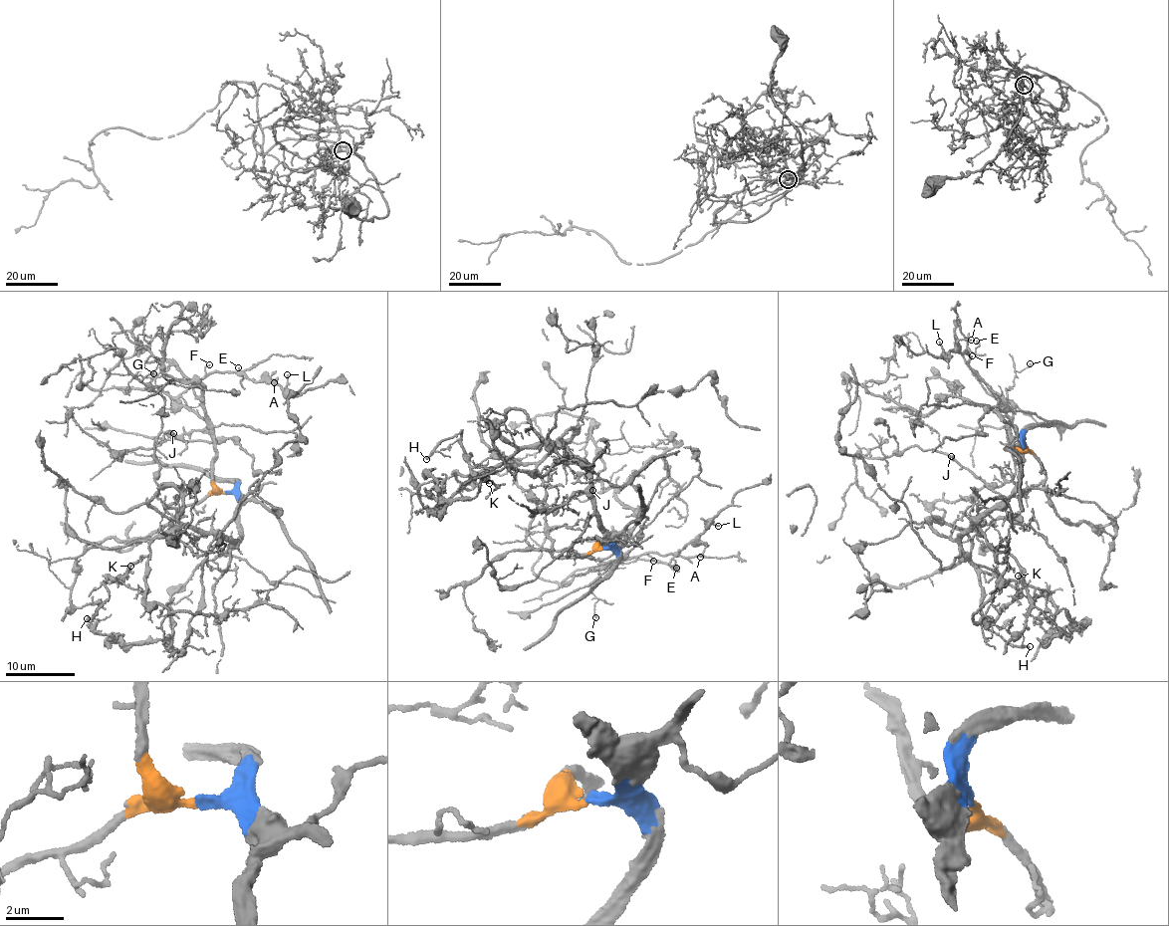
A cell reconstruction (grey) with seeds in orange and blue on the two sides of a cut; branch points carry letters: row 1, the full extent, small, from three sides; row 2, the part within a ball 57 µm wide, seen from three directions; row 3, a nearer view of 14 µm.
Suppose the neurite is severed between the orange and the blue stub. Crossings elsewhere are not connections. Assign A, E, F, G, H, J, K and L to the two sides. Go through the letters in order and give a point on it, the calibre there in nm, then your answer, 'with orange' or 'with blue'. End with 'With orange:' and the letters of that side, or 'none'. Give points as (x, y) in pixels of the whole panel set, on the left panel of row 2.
A: (274, 382) | 140 nm | with orange
E: (238, 367) | 110 nm | with orange
F: (209, 364) | 100 nm | with orange
G: (153, 373) | 160 nm | with orange
H: (87, 618) | 170 nm | with blue
J: (173, 433) | 240 nm | with orange
K: (130, 566) | 180 nm | with blue
L: (287, 374) | 120 nm | with orange
With orange: A, E, F, G, J, L

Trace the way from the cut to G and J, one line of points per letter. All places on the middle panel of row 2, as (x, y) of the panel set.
G: (602, 549), (600, 543), (614, 547), (623, 556), (603, 563), (601, 578), (590, 587), (598, 598), (594, 617)
J: (602, 549), (558, 560), (553, 556), (546, 522), (547, 513), (551, 509), (592, 490)

